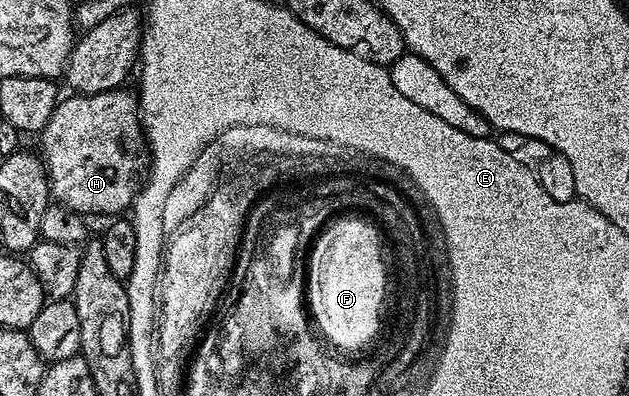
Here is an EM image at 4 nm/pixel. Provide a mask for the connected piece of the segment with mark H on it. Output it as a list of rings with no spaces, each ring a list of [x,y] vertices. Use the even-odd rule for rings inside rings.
[[[127,87],[108,89],[102,93],[88,95],[68,94],[68,97],[57,103],[50,122],[39,133],[39,151],[46,161],[48,170],[48,187],[50,196],[57,204],[64,204],[70,210],[81,214],[101,212],[111,217],[123,210],[131,209],[136,193],[142,187],[150,156],[146,151],[144,129],[141,127],[140,105],[135,91],[127,92]]]

